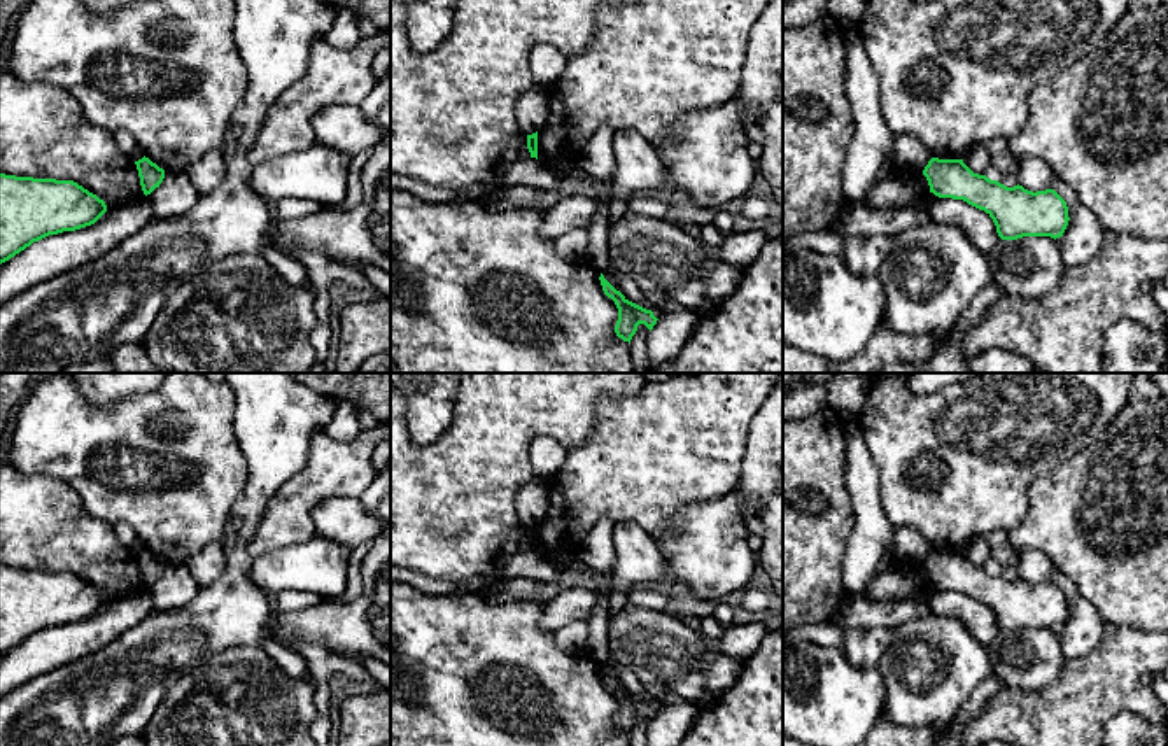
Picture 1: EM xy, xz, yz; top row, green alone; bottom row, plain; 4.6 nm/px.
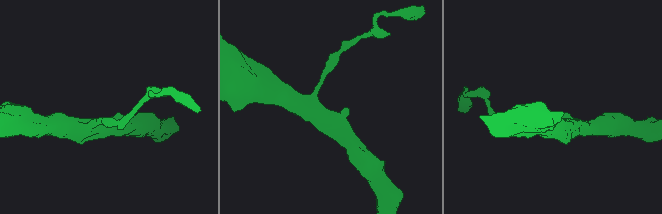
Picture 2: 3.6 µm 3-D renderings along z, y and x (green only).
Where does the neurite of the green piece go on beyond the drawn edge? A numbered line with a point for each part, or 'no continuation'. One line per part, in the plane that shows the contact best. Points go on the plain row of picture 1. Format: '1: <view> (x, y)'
no continuation

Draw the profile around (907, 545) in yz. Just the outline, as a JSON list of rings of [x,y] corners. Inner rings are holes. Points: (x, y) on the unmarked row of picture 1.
[[[895,527],[890,555],[897,560],[923,566],[932,548],[912,527]]]

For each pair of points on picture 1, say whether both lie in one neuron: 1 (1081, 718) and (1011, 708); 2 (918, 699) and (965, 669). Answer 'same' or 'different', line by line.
1: same
2: same

